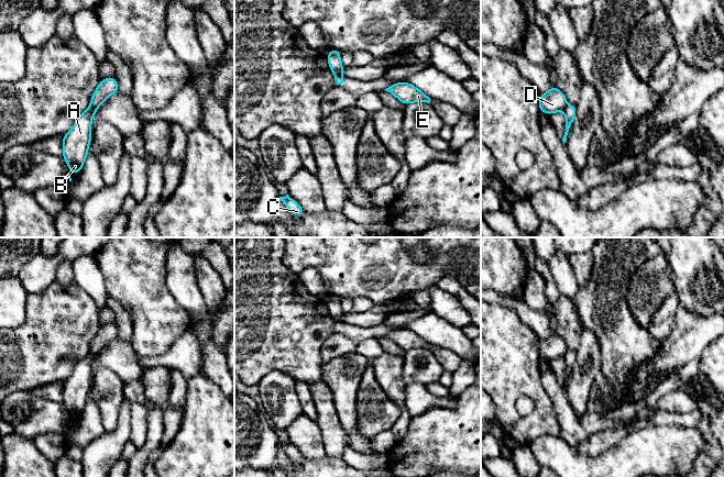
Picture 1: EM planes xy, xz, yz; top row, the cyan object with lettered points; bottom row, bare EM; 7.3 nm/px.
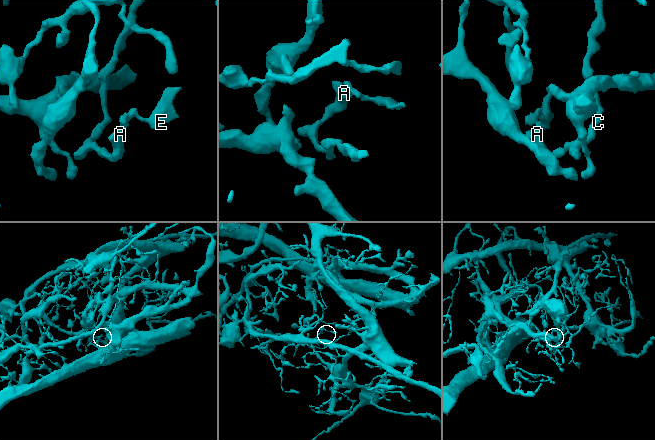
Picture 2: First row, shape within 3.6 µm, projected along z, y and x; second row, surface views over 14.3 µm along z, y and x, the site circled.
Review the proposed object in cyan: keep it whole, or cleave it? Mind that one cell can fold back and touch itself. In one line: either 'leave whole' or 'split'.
split

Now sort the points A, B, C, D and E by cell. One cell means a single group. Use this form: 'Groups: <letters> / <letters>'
Groups: A B C / D E

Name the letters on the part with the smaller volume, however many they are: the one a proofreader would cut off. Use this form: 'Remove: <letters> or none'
Remove: D, E

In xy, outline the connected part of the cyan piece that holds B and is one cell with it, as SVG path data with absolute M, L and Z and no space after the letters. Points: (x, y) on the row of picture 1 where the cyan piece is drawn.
M89 107L79 114L73 129L63 136L63 157L69 167L69 175L80 174L91 141L91 119L98 107Z

